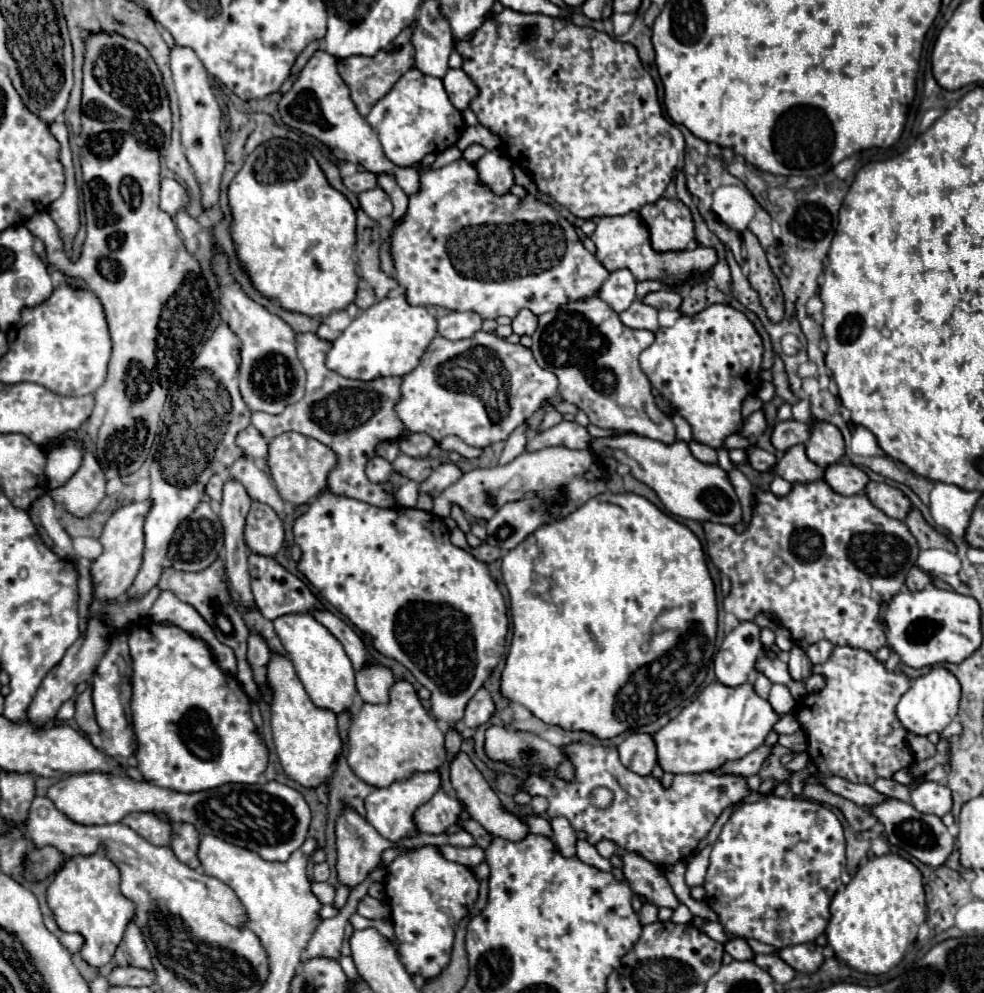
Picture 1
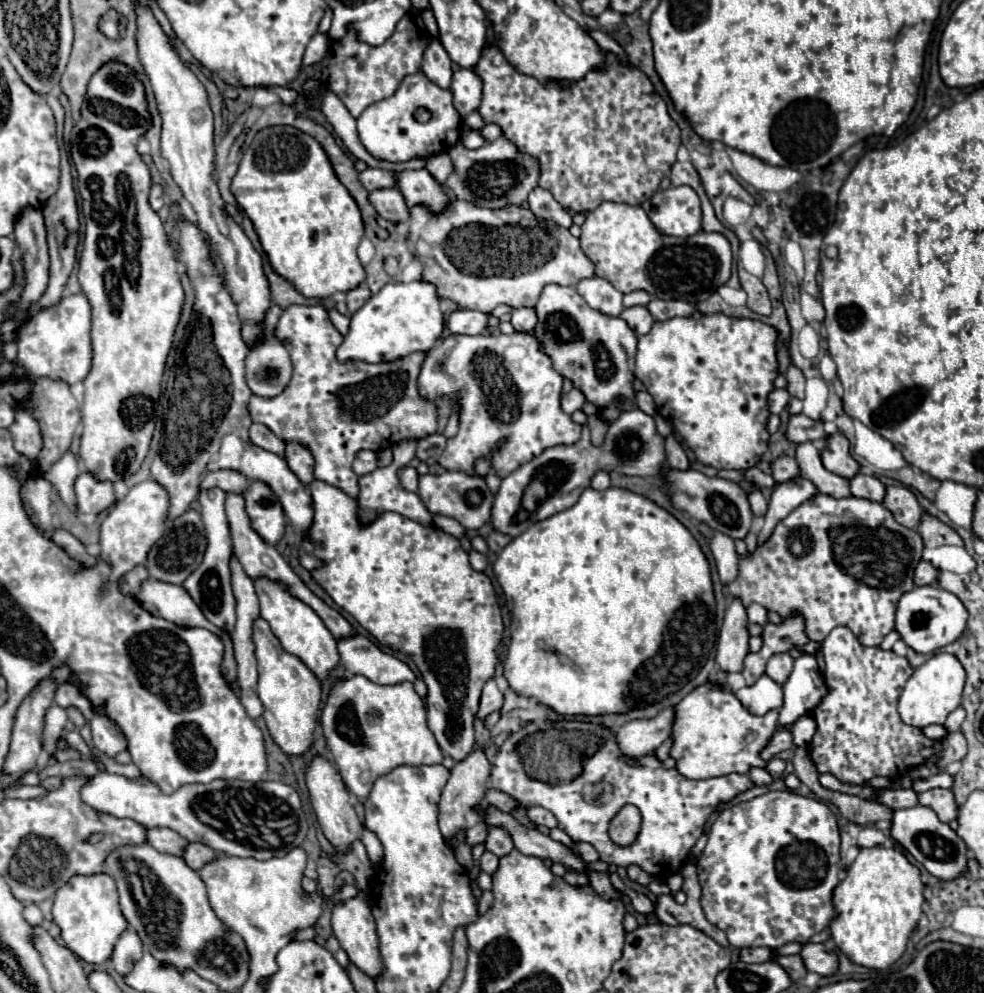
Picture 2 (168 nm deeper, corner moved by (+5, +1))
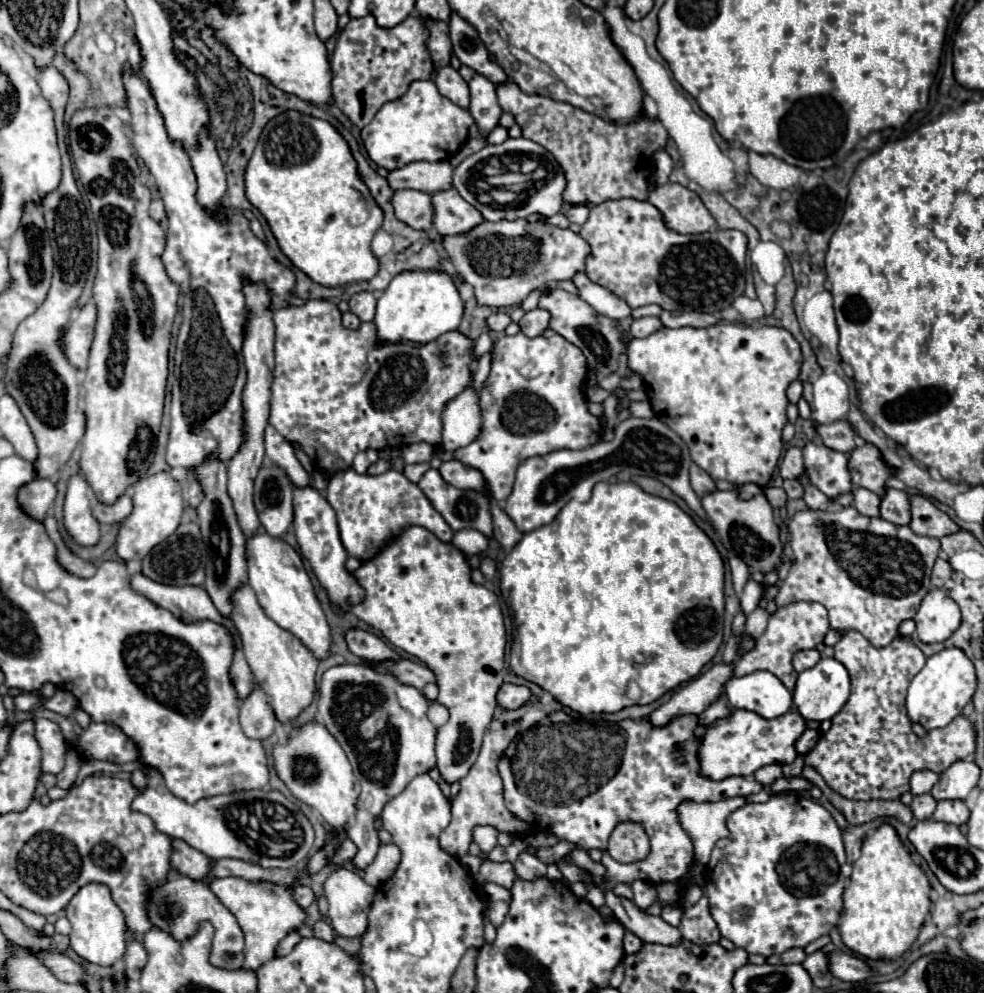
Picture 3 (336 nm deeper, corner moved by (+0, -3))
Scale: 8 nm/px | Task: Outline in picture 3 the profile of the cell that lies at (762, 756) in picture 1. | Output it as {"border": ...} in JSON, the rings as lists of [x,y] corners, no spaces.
{"border":[[[806,730],[802,736],[800,736],[800,740],[796,742],[796,750],[800,752],[800,754],[806,754],[806,752],[810,752],[814,746],[816,746],[816,742],[822,738],[822,732],[820,730]]]}

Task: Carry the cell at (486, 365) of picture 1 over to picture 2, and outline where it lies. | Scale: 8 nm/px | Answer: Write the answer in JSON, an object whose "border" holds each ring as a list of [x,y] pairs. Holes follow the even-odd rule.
{"border":[[[515,332],[511,336],[505,336],[505,334],[479,334],[479,336],[447,336],[447,338],[441,338],[439,344],[435,348],[431,348],[427,354],[425,354],[425,360],[421,364],[421,372],[419,372],[419,378],[417,378],[417,388],[419,388],[419,394],[427,400],[437,400],[437,398],[445,398],[449,400],[451,404],[457,404],[459,406],[459,432],[455,438],[449,438],[447,440],[447,448],[443,450],[441,458],[439,458],[439,464],[447,470],[461,470],[461,472],[467,472],[467,474],[473,474],[473,462],[477,458],[481,458],[483,454],[487,452],[493,452],[491,456],[491,467],[495,469],[497,474],[501,478],[505,478],[508,474],[517,470],[519,466],[523,466],[525,462],[533,460],[535,456],[539,456],[543,450],[547,448],[553,448],[553,446],[559,446],[559,444],[575,444],[579,442],[581,438],[581,424],[575,424],[559,406],[559,394],[561,394],[561,386],[563,386],[563,376],[557,374],[551,366],[551,360],[539,350],[539,342],[535,342],[535,336],[531,334],[523,334],[523,332]],[[503,441],[502,447],[498,447],[498,443]]]}

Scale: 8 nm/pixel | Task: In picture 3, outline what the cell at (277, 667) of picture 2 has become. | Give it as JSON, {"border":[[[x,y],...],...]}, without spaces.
{"border":[[[242,584],[234,590],[230,618],[236,630],[240,632],[246,662],[260,688],[270,696],[276,718],[280,722],[290,722],[298,718],[298,714],[312,702],[316,692],[318,660],[314,658],[314,654],[292,632],[280,628],[274,620],[264,614],[256,600],[256,594],[248,584]]]}

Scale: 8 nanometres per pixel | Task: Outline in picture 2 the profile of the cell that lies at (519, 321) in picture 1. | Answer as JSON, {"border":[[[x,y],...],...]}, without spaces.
{"border":[[[517,308],[511,312],[511,324],[517,332],[533,332],[537,324],[537,314],[533,308]]]}

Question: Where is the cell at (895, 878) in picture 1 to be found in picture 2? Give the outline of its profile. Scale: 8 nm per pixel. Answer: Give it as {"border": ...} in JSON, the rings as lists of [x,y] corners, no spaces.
{"border":[[[861,848],[859,856],[847,870],[847,878],[835,888],[833,892],[833,906],[835,918],[829,926],[831,938],[835,940],[837,948],[853,962],[865,968],[883,970],[897,962],[909,942],[909,934],[915,930],[917,920],[923,914],[923,882],[921,872],[915,868],[901,850],[895,848]]]}

